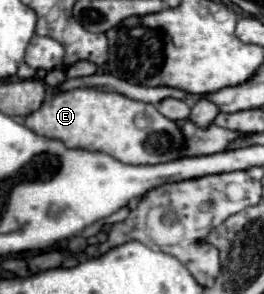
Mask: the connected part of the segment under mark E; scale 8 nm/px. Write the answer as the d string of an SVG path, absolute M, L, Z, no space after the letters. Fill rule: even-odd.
M78 88L78 90L70 90L70 92L60 92L54 94L50 100L46 100L36 112L32 112L30 116L26 116L26 126L32 132L38 132L38 136L46 136L52 140L62 140L68 148L82 148L82 150L90 150L90 152L106 152L110 156L114 156L118 162L124 164L164 164L164 162L172 162L182 158L182 148L186 144L186 138L180 130L180 126L162 116L154 104L142 104L138 100L130 100L122 94L116 92L98 92L94 88ZM146 112L152 118L150 128L140 130L134 124L134 116Z

